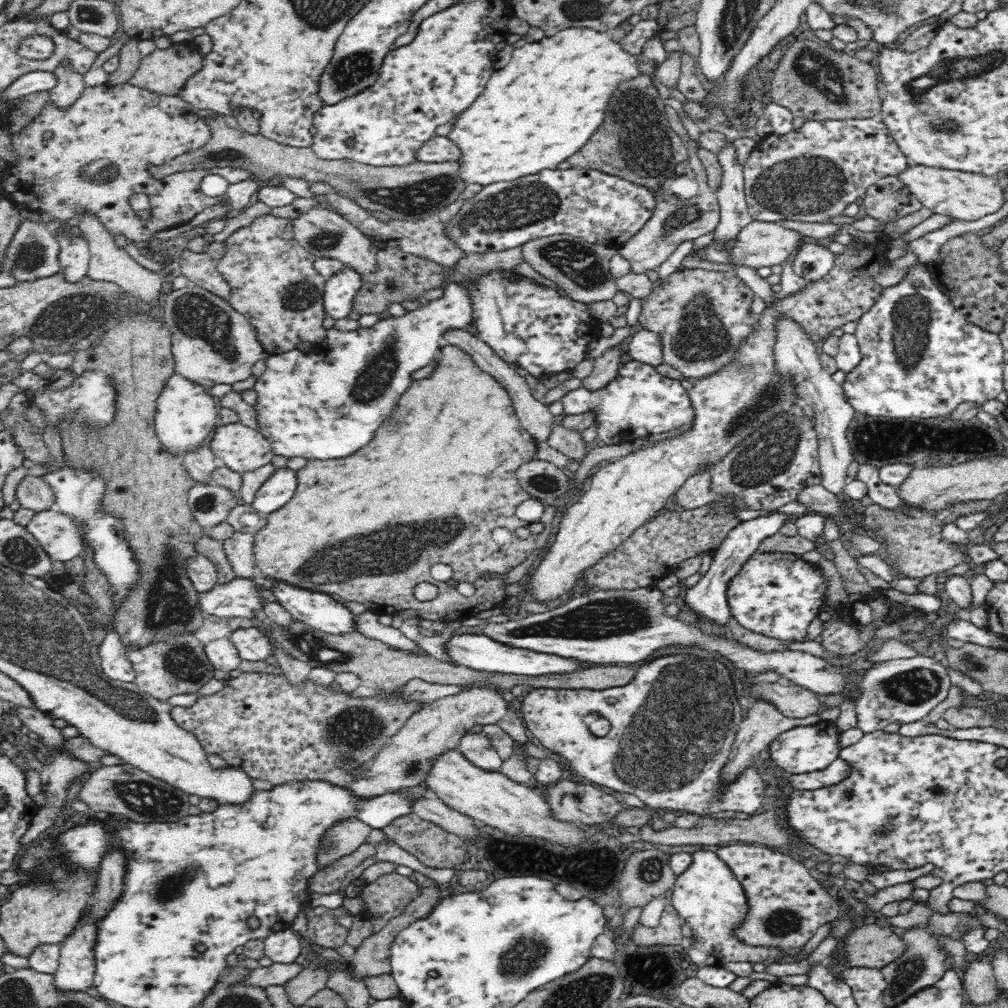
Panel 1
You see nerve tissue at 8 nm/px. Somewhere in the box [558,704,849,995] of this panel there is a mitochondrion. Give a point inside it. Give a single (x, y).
(783, 921)

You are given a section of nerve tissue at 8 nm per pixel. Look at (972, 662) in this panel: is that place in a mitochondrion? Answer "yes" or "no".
yes

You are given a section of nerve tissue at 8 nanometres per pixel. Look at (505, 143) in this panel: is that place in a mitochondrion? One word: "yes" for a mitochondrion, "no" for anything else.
no

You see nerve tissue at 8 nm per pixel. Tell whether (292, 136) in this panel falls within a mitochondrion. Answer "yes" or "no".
no

